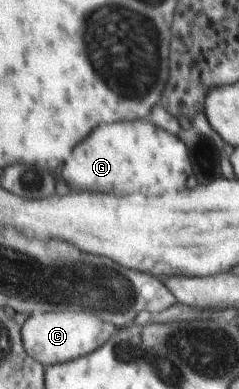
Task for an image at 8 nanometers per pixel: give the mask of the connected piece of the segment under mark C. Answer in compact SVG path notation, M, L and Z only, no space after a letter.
M89 311L35 312L23 325L25 349L44 367L64 364L99 349L117 330L111 322L99 319Z

